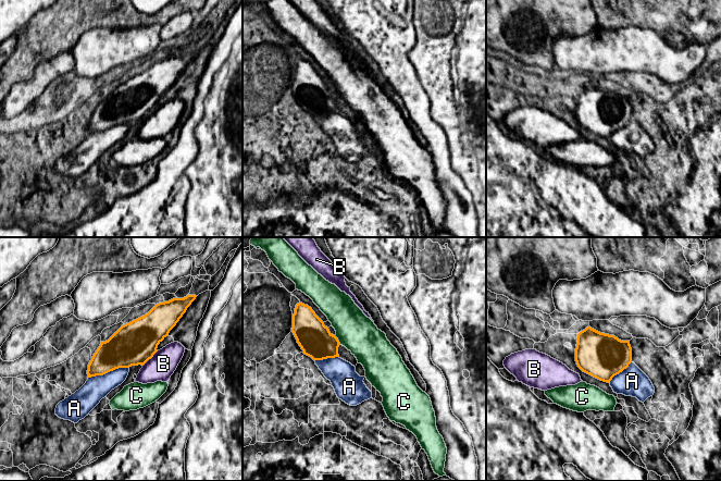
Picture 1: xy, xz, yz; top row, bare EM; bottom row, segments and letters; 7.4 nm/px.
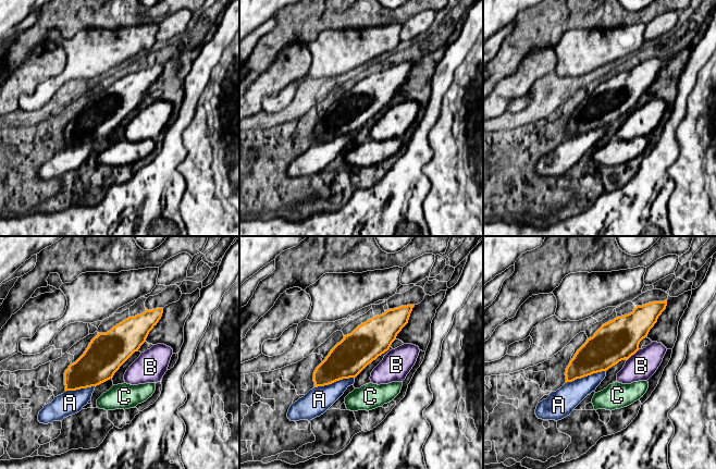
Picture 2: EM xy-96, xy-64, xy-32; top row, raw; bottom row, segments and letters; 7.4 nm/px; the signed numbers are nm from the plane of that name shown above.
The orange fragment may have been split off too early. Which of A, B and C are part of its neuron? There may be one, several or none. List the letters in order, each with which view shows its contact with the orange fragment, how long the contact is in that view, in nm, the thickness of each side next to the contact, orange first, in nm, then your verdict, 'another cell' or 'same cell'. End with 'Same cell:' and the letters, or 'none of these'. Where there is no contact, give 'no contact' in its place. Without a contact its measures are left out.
A: meets orange in xy; contact 320 nm long; 300 nm thick on the orange side, 180 nm on the other; another cell
B: meets orange in xy; contact 170 nm long; 320 nm thick on the orange side, 200 nm on the other; another cell
C: meets orange in xz; contact 80 nm long; 240 nm thick on the orange side, 280 nm on the other; another cell
Same cell: none of these

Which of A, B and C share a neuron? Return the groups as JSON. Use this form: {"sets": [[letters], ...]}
{"sets": [["A"], ["B"], ["C"]]}

